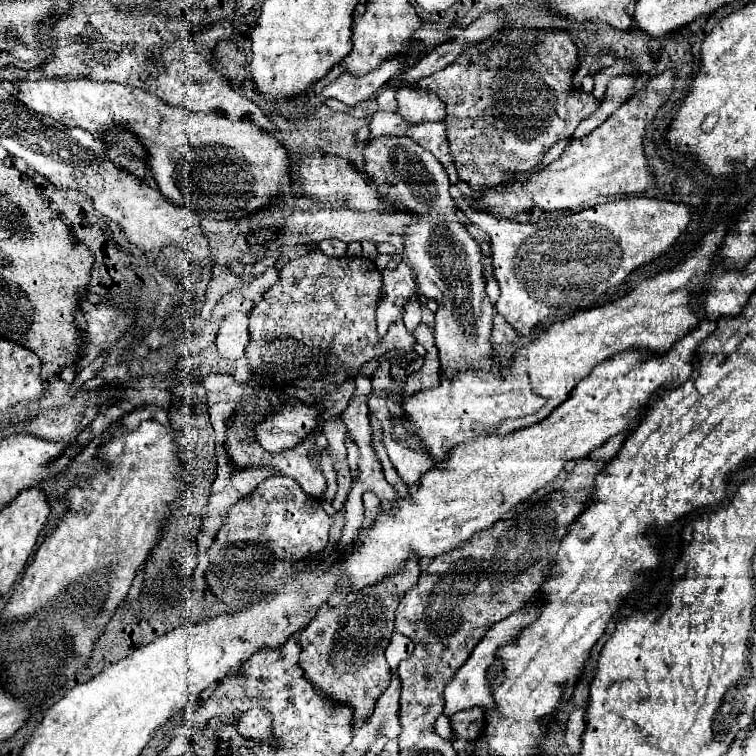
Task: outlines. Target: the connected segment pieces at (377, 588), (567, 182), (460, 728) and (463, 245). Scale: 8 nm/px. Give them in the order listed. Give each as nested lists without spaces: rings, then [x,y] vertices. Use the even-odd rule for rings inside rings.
[[[405,565],[397,577],[351,593],[337,609],[325,609],[325,613],[321,613],[317,621],[311,621],[297,637],[301,647],[299,665],[305,675],[317,689],[335,697],[337,703],[349,705],[355,713],[355,721],[367,719],[379,695],[389,687],[391,673],[385,661],[385,649],[393,633],[395,611],[403,595],[417,583],[419,571],[419,565]]]
[[[665,71],[663,75],[649,79],[647,85],[639,89],[629,101],[625,101],[603,125],[599,125],[585,139],[571,141],[557,161],[535,173],[529,181],[513,181],[507,187],[497,185],[493,189],[485,189],[481,199],[477,201],[479,209],[491,207],[497,217],[513,219],[519,211],[533,207],[541,207],[543,211],[573,209],[585,201],[599,197],[617,199],[623,195],[647,191],[649,187],[653,187],[653,177],[643,153],[643,135],[647,123],[653,121],[655,111],[665,103],[667,95],[671,95],[673,83],[673,71]]]
[[[481,707],[455,713],[451,717],[451,725],[453,725],[453,733],[457,735],[457,739],[475,741],[475,737],[479,737],[483,729],[483,717],[485,717],[485,709]]]
[[[409,137],[371,139],[363,149],[363,157],[365,171],[377,183],[381,197],[417,217],[403,233],[403,253],[397,255],[397,261],[407,263],[415,271],[417,297],[433,299],[439,305],[435,311],[435,345],[443,371],[497,369],[499,363],[489,357],[493,305],[485,293],[481,249],[457,217],[459,205],[449,195],[447,171]]]

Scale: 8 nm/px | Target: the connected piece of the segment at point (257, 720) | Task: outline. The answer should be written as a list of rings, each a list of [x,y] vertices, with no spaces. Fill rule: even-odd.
[[[247,711],[239,721],[239,731],[245,737],[269,737],[271,721],[265,711]]]

